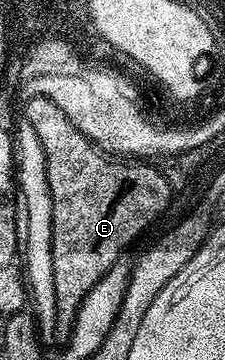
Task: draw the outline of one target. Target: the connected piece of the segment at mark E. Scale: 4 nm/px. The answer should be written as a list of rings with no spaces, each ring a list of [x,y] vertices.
[[[31,98],[24,105],[23,116],[31,124],[31,128],[35,128],[35,136],[39,136],[39,144],[43,144],[43,156],[47,160],[47,180],[53,201],[53,247],[51,248],[51,264],[55,268],[55,332],[53,336],[58,343],[61,341],[61,344],[65,344],[73,335],[73,325],[79,316],[79,308],[85,297],[91,292],[91,288],[95,288],[95,284],[112,268],[115,260],[126,253],[125,249],[168,208],[171,187],[156,165],[155,167],[144,166],[141,163],[144,161],[141,160],[114,160],[112,157],[106,156],[94,146],[90,138],[83,136],[83,132],[79,132],[79,128],[75,128],[75,124],[71,124],[71,120],[67,120],[67,116],[63,116],[59,104],[51,104],[51,100],[46,98]]]

